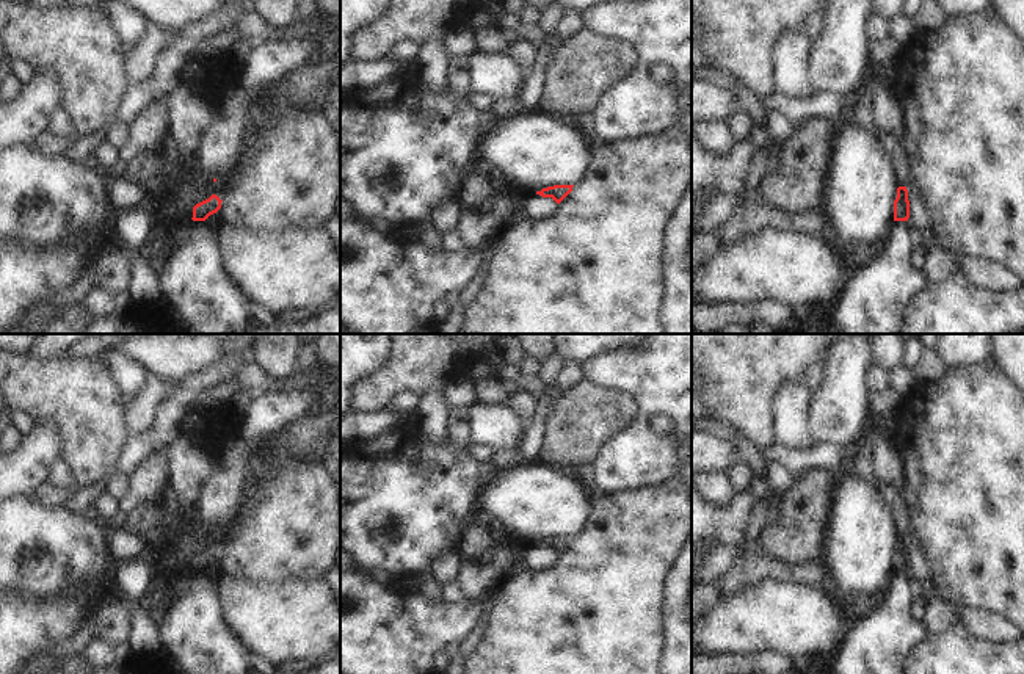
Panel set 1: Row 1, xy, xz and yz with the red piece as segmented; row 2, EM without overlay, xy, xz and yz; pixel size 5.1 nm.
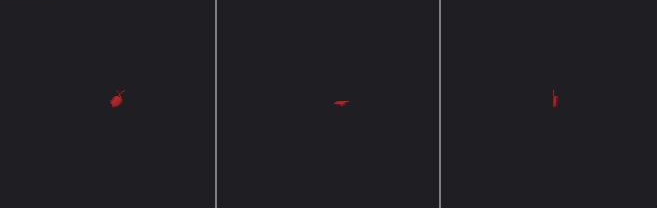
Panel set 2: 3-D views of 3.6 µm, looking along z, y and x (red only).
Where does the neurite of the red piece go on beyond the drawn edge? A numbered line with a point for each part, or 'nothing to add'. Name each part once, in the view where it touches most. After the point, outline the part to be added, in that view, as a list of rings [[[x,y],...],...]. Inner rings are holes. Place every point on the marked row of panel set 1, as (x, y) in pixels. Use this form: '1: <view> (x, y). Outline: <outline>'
1: yz (893, 143). Outline: [[[880,129],[878,141],[884,146],[884,149],[888,150],[888,154],[894,163],[894,168],[897,172],[897,185],[910,187],[913,183],[913,177],[910,174],[910,158],[903,147],[903,138],[900,138],[892,130]]]
2: yz (874, 301). Outline: [[[894,221],[891,241],[848,281],[834,303],[834,334],[900,334],[903,313],[927,287],[921,270],[913,266],[910,224]]]

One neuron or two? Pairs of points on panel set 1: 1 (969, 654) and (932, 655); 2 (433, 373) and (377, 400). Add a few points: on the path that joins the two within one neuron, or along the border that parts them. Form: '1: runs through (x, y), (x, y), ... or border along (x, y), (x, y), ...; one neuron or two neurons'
1: runs through (960, 655), (941, 655); one neuron
2: runs through (419, 373), (402, 373), (389, 386); one neuron

